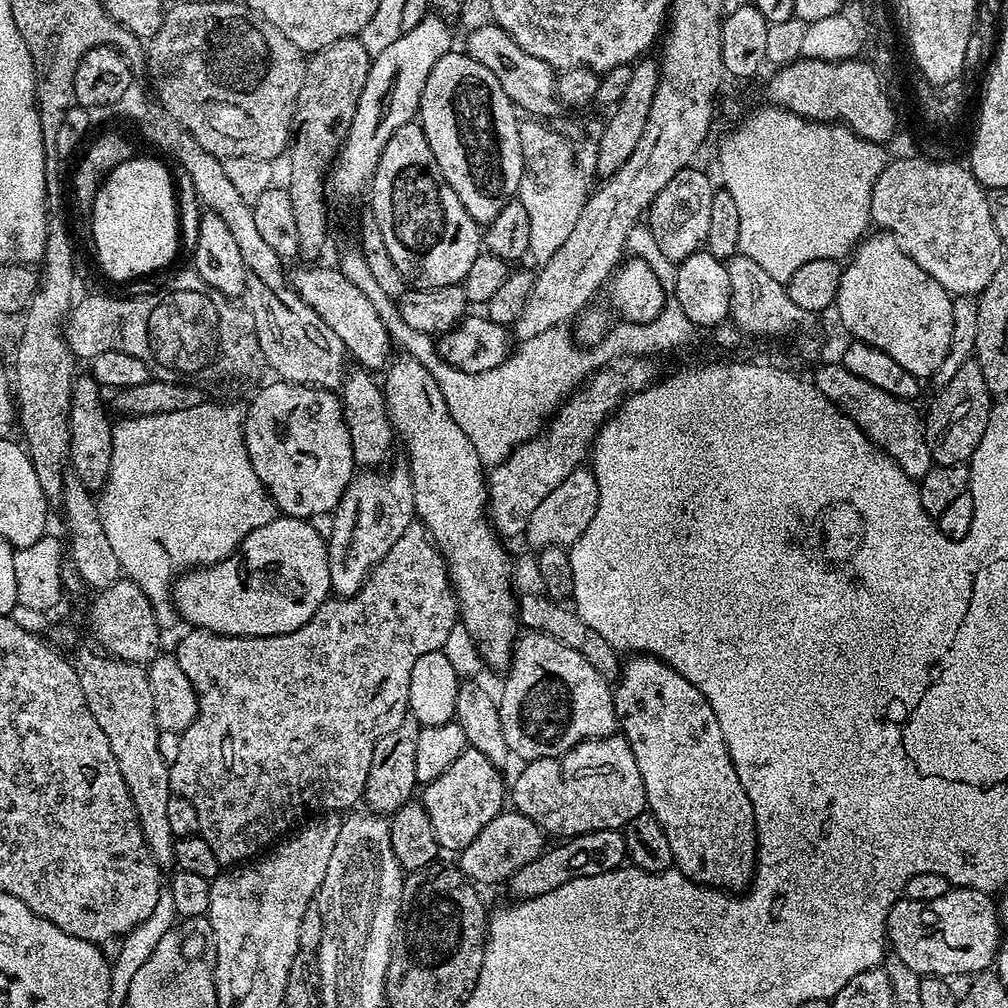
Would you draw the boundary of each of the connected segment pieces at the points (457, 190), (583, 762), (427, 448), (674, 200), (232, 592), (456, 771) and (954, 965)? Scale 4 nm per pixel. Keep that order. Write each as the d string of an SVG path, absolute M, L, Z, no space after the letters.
M453 50L442 54L442 58L438 58L438 62L434 62L434 70L430 70L430 78L426 78L426 90L422 90L418 123L426 134L426 142L430 142L430 150L434 150L434 162L438 162L438 166L442 170L442 178L446 178L446 182L454 190L454 194L458 194L458 198L462 202L462 206L466 206L470 218L474 218L481 226L487 226L494 218L498 218L498 214L502 214L502 208L510 203L520 191L524 159L520 141L521 121L516 120L516 116L518 117L518 109L515 104L510 102L510 98L506 98L506 90L502 90L502 86L498 86L498 78L494 78L494 74L490 74L490 70L486 70L486 66L482 66L482 62L474 62L474 58L470 58L467 51Z
M622 734L604 736L601 740L584 740L565 754L554 758L529 760L510 784L510 800L515 811L530 818L549 837L567 838L583 832L614 828L623 830L630 818L646 810L648 799L634 762L634 750Z
M412 356L395 360L387 365L388 377L383 377L382 387L393 429L398 433L399 439L400 436L404 439L404 444L408 447L406 467L412 473L416 516L419 523L427 528L428 535L432 537L433 544L448 566L448 578L456 594L459 623L469 632L483 663L488 668L507 669L512 663L518 639L518 596L514 591L513 557L508 557L507 550L500 545L501 537L486 515L489 505L486 466L480 461L478 450L474 450L474 442L470 442L470 438L462 434L462 426L458 426L458 422L454 422L454 418L449 414L446 398L442 398L442 390L438 386L433 369L427 368L422 361L415 360Z
M689 166L679 171L655 196L646 213L646 226L654 235L658 250L673 264L701 251L708 238L712 198L716 190L711 180L695 168Z
M277 515L241 542L239 554L219 564L181 571L172 585L179 619L223 636L277 636L310 622L332 592L328 546L312 524L297 516Z
M467 747L464 753L446 770L446 774L438 774L434 782L423 785L422 803L426 814L430 814L430 826L434 826L436 841L446 853L459 854L464 851L474 838L495 816L500 815L506 808L506 780L502 777L501 769L486 758L477 748Z
M953 887L939 898L932 900L909 900L901 897L891 908L885 924L885 937L893 955L910 966L920 977L966 974L971 977L977 972L987 972L995 963L1003 937L1003 927L999 915L999 907L995 899L986 892L976 888Z

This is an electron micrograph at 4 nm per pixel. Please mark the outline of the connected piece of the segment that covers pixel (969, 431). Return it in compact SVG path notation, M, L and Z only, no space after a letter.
M970 359L959 369L946 386L935 393L932 405L924 419L925 440L929 444L930 454L937 464L968 464L974 450L982 442L982 434L988 425L988 413L994 407L986 380L976 359Z

